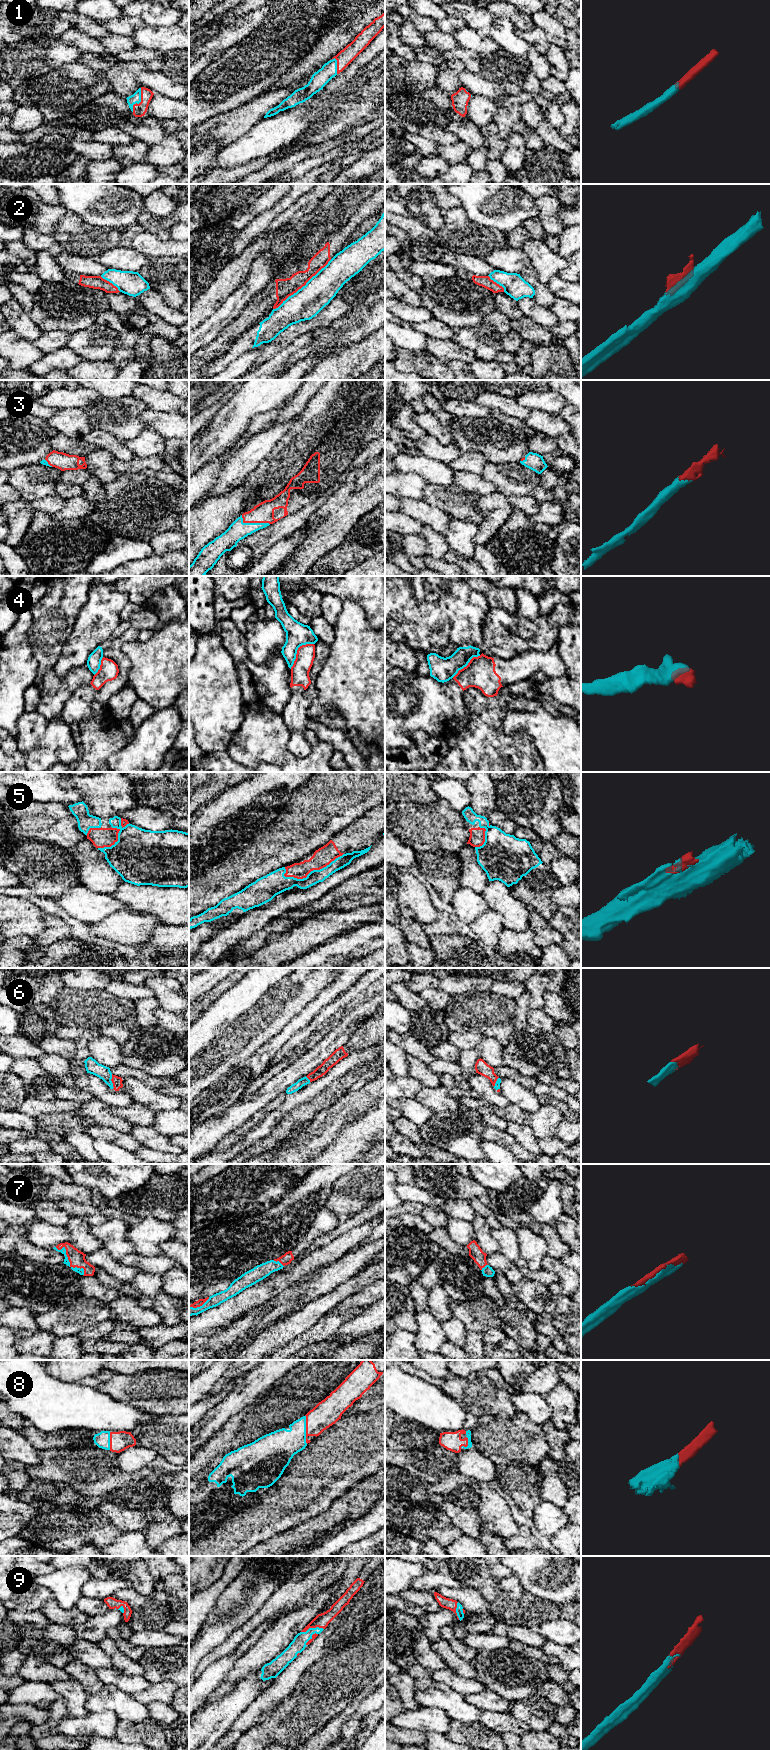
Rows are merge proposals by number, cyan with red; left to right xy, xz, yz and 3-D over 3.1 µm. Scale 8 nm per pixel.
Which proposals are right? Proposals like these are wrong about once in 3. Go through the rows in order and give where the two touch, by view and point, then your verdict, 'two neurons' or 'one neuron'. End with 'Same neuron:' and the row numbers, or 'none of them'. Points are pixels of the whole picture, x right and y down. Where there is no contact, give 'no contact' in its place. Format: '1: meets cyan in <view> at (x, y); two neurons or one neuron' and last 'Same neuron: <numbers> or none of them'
1: meets cyan in xy at (140, 101); one neuron
2: meets cyan in xz at (303, 286); two neurons
3: meets cyan in xz at (253, 523); one neuron
4: meets cyan in xz at (296, 651); two neurons
5: meets cyan in xz at (313, 870); two neurons
6: meets cyan in xy at (111, 1081); one neuron
7: meets cyan in xy at (68, 1261); one neuron
8: meets cyan in xz at (305, 1429); one neuron
9: meets cyan in xz at (312, 1628); one neuron
Same neuron: 1, 3, 6, 7, 8, 9

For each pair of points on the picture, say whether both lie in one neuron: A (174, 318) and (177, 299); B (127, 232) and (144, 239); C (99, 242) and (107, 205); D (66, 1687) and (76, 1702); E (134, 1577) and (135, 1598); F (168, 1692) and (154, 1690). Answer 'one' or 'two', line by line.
A: two
B: two
C: two
D: one
E: two
F: one

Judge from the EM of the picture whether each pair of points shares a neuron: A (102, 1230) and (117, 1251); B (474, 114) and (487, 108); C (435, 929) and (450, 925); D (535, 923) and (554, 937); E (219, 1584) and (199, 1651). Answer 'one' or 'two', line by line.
A: one
B: one
C: one
D: one
E: two

